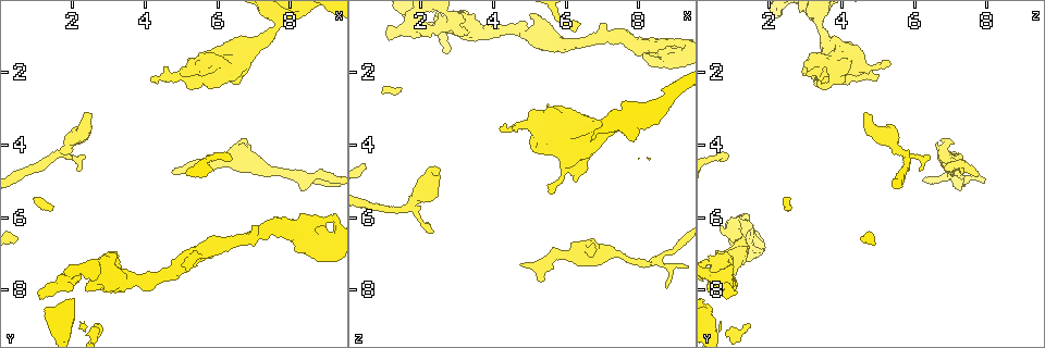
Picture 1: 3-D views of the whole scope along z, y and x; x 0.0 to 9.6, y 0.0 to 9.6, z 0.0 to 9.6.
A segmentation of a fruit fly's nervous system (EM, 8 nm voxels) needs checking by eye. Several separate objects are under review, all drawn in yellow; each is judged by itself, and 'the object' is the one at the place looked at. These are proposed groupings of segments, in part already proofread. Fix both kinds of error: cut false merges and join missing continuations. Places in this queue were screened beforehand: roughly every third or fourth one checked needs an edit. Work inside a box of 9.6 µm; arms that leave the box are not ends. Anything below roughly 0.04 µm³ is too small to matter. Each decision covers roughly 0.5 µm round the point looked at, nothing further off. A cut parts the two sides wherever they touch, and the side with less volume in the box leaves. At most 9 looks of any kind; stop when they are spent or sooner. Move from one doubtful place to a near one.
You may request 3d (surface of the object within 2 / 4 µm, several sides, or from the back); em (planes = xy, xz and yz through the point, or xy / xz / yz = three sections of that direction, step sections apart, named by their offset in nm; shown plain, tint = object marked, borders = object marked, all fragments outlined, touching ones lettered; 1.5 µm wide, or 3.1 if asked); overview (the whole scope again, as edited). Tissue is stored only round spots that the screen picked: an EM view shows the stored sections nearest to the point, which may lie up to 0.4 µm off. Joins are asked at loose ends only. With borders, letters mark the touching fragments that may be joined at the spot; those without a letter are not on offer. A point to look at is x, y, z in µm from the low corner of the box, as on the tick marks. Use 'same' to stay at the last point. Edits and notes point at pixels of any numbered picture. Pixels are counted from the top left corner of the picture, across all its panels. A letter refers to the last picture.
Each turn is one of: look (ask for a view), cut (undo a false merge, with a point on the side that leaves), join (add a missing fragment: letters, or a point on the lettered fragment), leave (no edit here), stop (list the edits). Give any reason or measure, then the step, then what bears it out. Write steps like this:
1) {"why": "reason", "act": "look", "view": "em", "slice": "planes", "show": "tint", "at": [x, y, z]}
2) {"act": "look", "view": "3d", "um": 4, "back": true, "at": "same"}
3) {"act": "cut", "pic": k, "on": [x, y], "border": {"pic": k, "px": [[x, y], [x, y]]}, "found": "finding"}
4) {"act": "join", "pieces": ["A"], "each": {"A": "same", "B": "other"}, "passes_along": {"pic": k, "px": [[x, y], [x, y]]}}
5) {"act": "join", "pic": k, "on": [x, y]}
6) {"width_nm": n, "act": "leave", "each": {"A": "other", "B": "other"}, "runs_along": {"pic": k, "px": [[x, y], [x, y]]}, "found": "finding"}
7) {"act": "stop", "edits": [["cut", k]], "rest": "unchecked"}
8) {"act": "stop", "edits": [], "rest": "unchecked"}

{"why": "sudden change in width", "act": "look", "view": "em", "slice": "planes", "show": "borders", "at": [7.70, 4.75, 7.15]}

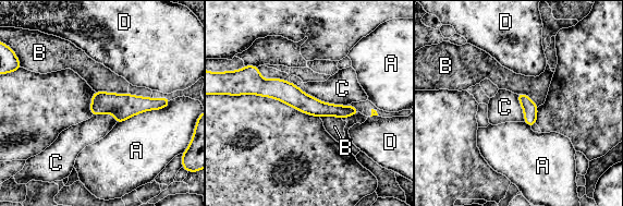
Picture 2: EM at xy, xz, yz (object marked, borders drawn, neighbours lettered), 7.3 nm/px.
{"act": "leave", "each": {"A": "other", "B": "other", "C": "other", "D": "other"}, "border": {"pic": 2, "px": [[296, 85], [322, 101], [346, 106]]}, "found": "one neuron here"}

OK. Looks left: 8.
{"why": "branch stops here", "act": "look", "view": "em", "slice": "planes", "show": "borders", "at": [5.55, 1.85, 5.30]}

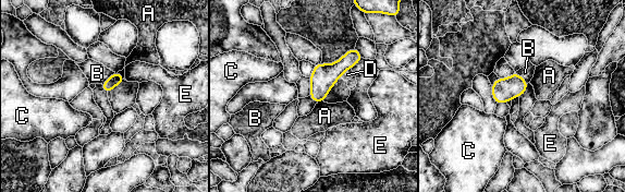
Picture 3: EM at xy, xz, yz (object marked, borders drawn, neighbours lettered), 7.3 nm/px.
{"act": "leave", "each": {"A": "other", "B": "other", "C": "other", "D": "other", "E": "other"}, "border": {"pic": 3, "px": [[117, 72], [124, 78]]}, "found": "none of them fits"}

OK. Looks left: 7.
{"why": "branch stops here", "act": "look", "view": "3d", "um": 2, "at": [1.10, 8.10, 1.05]}

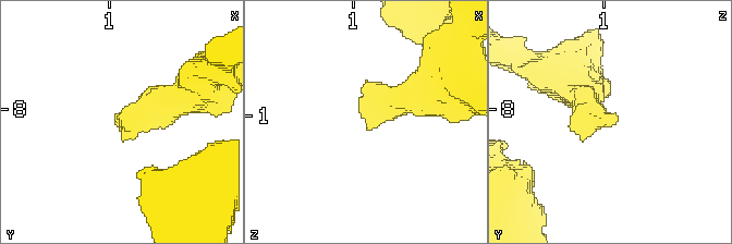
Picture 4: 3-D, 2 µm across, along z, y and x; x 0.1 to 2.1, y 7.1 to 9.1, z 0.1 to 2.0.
{"why": "now the EM", "act": "look", "view": "em", "slice": "yz", "step": 8, "show": "borders", "at": [1.14, 8.04, 1.08]}

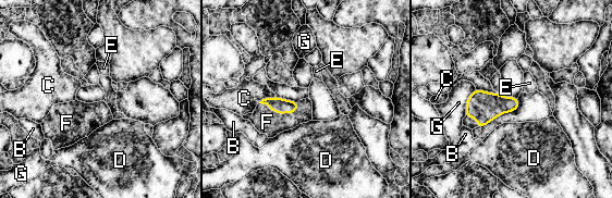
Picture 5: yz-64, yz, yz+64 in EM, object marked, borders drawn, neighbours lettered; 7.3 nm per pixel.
{"act": "join", "pieces": ["F"], "each": {"B": "other", "C": "other", "D": "other", "E": "other", "F": "same", "G": "other"}, "passes_along": {"pic": 5, "px": [[280, 106], [279, 113], [265, 121]]}, "found": "it goes on there"}

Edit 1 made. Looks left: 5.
{"act": "look", "view": "overview"}

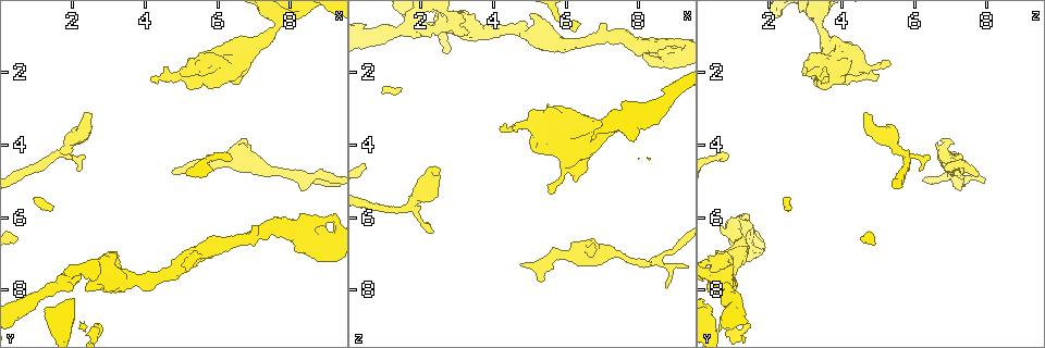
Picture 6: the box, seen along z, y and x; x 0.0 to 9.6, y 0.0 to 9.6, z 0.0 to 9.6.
{"why": "branch stops here", "act": "look", "view": "3d", "um": 4, "at": [2.55, 3.10, 4.70]}

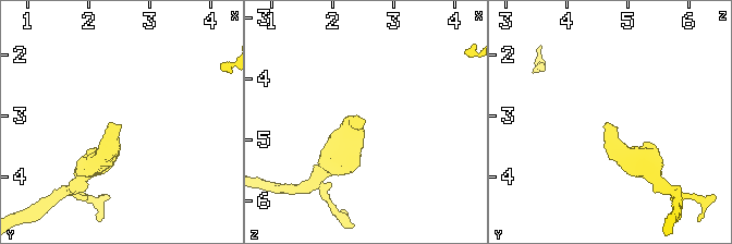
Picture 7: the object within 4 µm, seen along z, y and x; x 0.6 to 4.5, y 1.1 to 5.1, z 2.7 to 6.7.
{"why": "need the tissue", "act": "look", "view": "em", "slice": "planes", "show": "borders", "at": [2.50, 3.10, 4.70]}

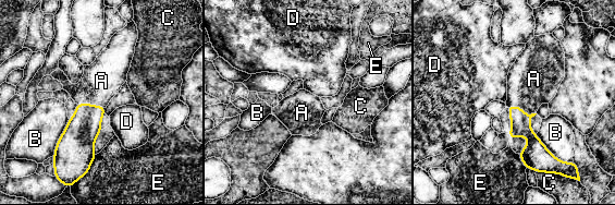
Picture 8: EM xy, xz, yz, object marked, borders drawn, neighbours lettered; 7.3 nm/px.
{"act": "join", "pieces": ["A"], "each": {"A": "same", "B": "other", "C": "other", "D": "other", "E": "other"}, "passes_along": {"pic": 8, "px": [[520, 122], [520, 109], [533, 79]]}, "found": "the neuron continues"}

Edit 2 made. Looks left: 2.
{"act": "stop", "edits": [["join", 5], ["join", 8]], "rest": "unchecked"}

